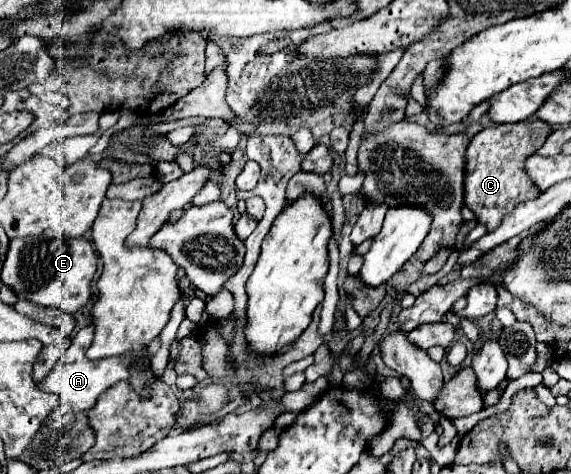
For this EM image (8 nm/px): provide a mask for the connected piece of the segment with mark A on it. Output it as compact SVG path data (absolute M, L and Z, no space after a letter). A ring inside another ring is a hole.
M85 326L83 330L77 332L77 336L73 338L69 350L63 354L63 358L57 362L57 366L53 368L51 374L47 374L47 378L43 378L41 382L37 382L37 388L43 392L55 392L59 398L59 402L67 408L71 408L71 412L83 412L89 410L91 406L95 406L99 394L103 394L107 388L111 388L113 384L127 380L129 378L129 358L105 358L105 360L87 360L85 352L93 342L93 326Z

